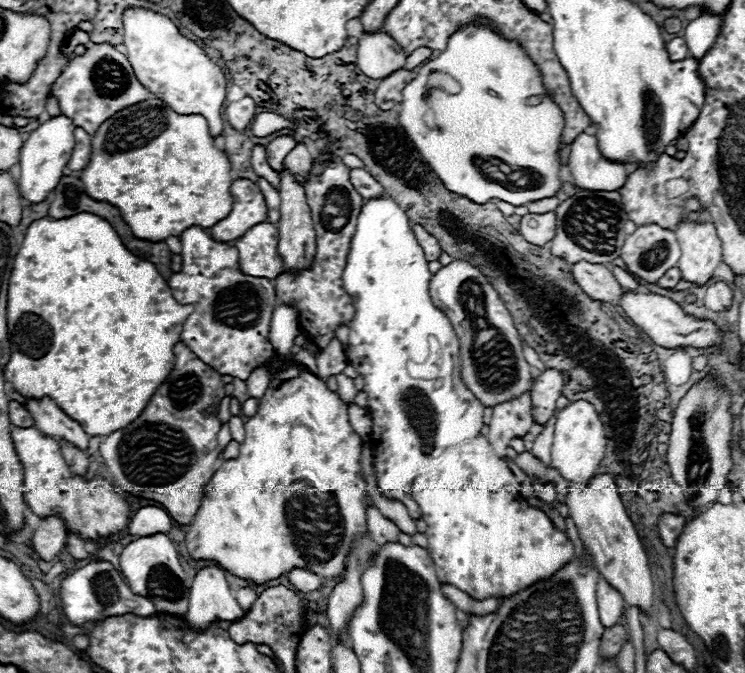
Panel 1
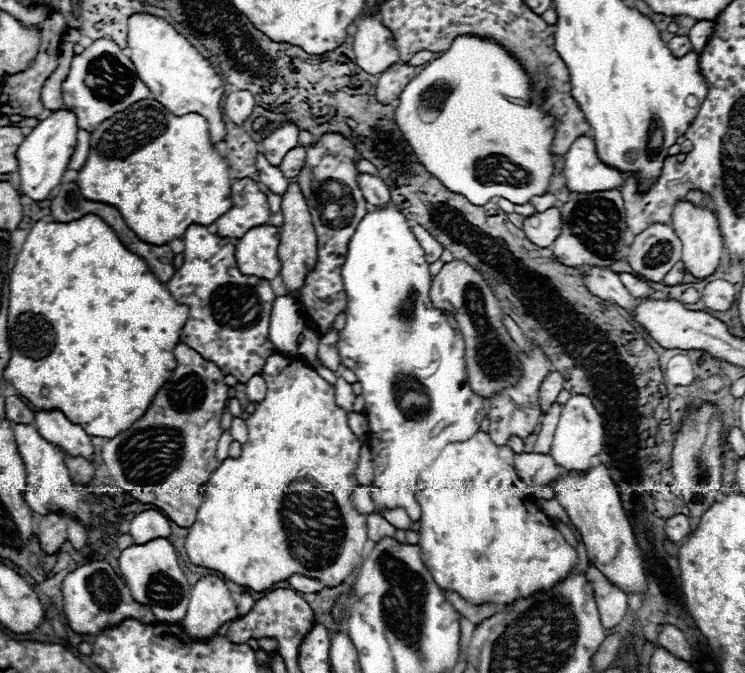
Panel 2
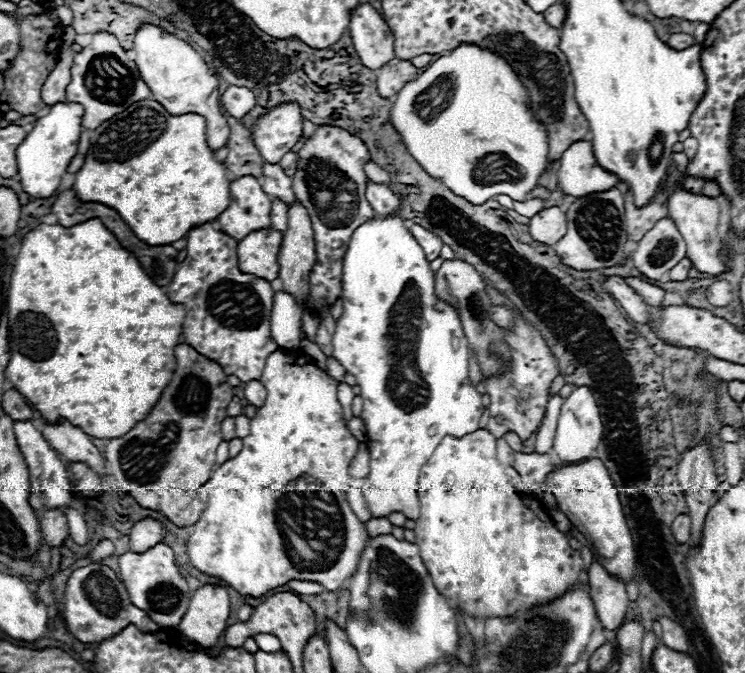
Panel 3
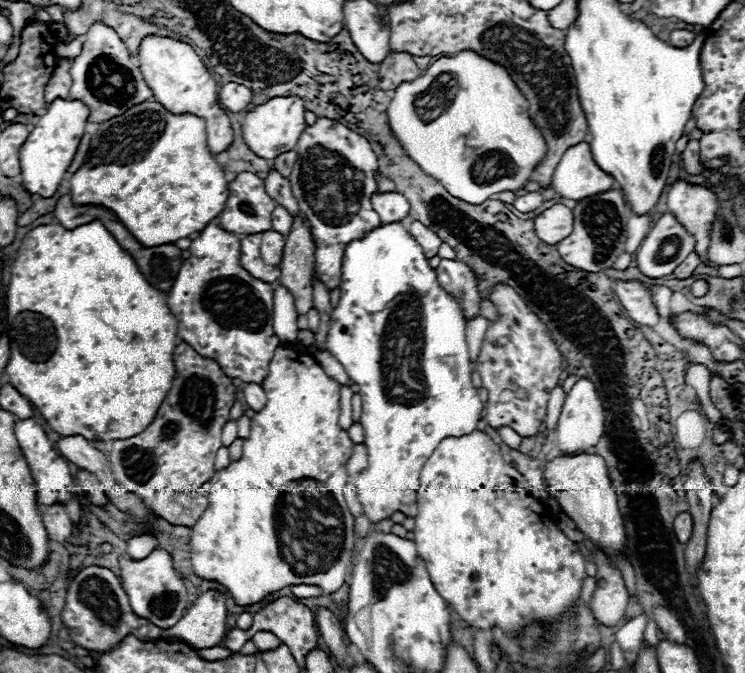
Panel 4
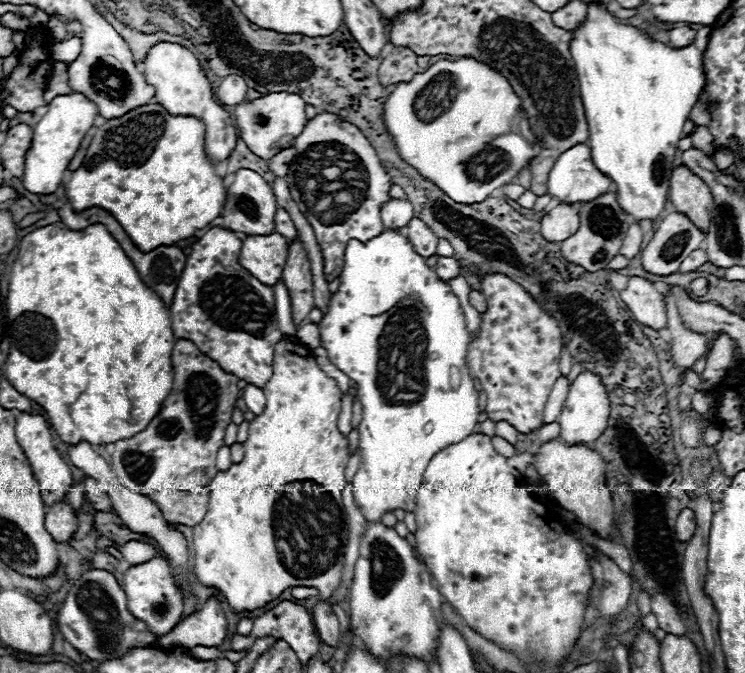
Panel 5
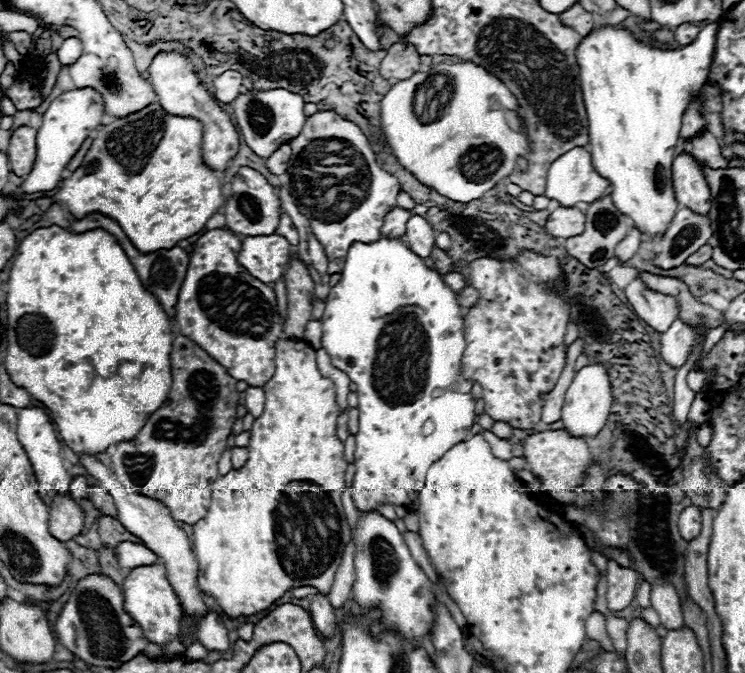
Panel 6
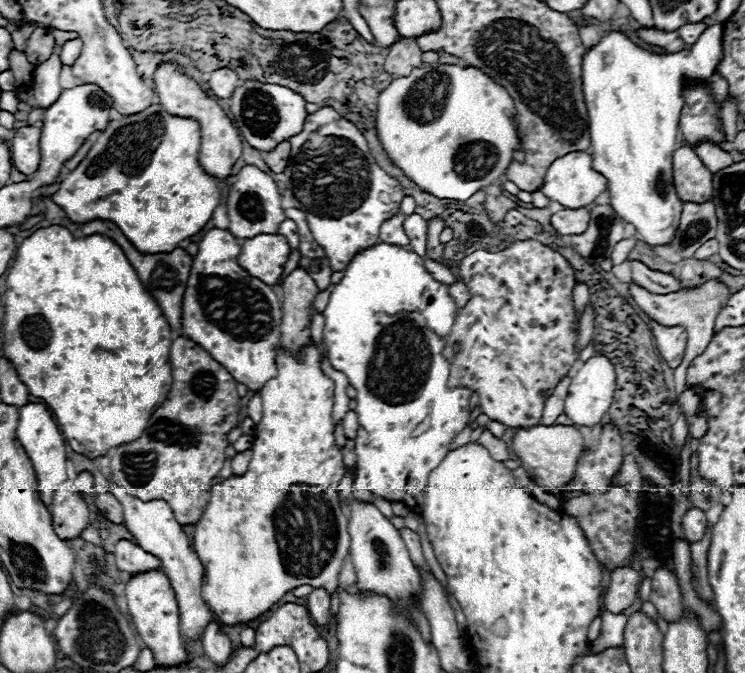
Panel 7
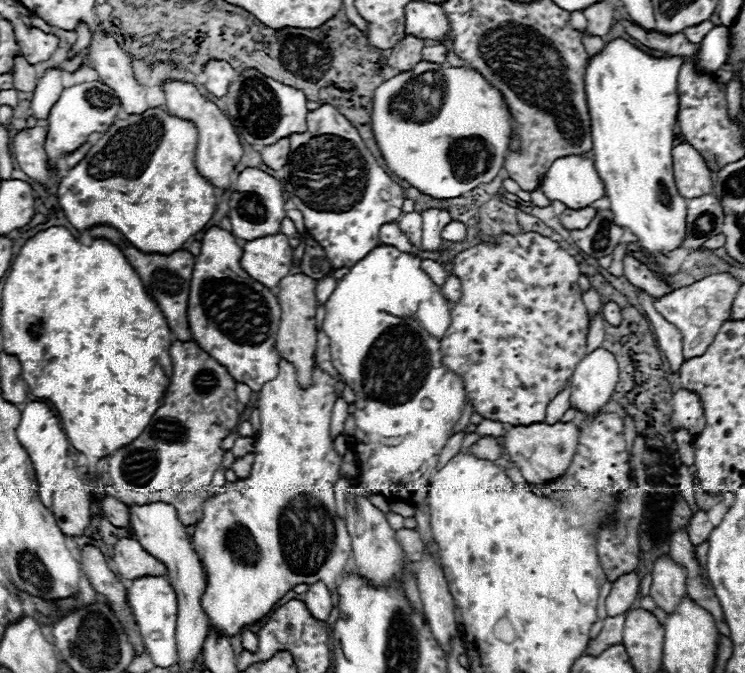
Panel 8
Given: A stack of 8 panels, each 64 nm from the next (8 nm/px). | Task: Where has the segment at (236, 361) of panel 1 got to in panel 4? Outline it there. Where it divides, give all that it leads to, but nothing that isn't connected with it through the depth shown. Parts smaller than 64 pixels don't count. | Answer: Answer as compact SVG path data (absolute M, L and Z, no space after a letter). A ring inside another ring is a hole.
M208 224L190 244L190 258L180 266L176 282L168 294L168 308L178 320L178 338L190 344L200 356L206 356L220 364L220 368L242 382L264 382L268 376L268 364L274 350L280 346L272 330L272 286L250 276L240 266L240 240L236 234L222 230L220 226Z

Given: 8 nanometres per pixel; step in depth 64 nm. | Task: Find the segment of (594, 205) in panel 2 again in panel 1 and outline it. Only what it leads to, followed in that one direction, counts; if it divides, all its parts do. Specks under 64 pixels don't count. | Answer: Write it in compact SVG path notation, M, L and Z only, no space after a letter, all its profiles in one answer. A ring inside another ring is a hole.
M580 190L556 208L556 236L550 242L550 250L568 264L576 264L580 260L592 264L610 264L620 256L624 246L624 222L626 212L616 190Z

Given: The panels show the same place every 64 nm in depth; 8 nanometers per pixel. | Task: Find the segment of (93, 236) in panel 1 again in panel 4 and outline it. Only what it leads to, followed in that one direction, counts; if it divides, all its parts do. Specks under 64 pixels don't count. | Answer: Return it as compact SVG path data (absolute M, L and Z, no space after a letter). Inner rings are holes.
M90 222L88 226L78 226L76 230L68 230L60 224L44 224L30 230L24 236L22 246L18 250L18 258L12 266L6 306L8 306L8 322L10 322L10 360L6 364L8 382L42 412L44 420L50 424L54 432L58 432L60 436L80 434L88 440L106 442L106 440L130 438L152 422L152 418L156 416L156 410L160 408L174 380L172 352L176 348L176 318L168 310L166 294L158 292L144 280L132 256L120 250L120 244L112 238L112 234L108 234L108 230L104 230L104 226L100 226L100 222Z

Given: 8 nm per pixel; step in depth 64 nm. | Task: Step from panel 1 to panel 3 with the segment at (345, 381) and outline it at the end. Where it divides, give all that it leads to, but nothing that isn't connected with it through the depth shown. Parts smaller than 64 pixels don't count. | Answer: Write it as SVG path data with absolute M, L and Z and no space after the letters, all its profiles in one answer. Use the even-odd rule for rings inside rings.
M340 382L340 384L338 384L338 402L340 402L342 408L344 408L344 422L348 422L348 420L352 418L352 398L354 398L352 386Z

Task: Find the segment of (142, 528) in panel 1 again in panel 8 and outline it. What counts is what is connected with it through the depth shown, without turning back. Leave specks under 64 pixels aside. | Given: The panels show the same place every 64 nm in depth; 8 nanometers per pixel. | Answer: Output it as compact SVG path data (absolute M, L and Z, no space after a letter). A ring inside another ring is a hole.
M120 538L114 546L114 566L116 572L126 580L136 580L144 576L168 576L168 568L150 556L138 540Z

